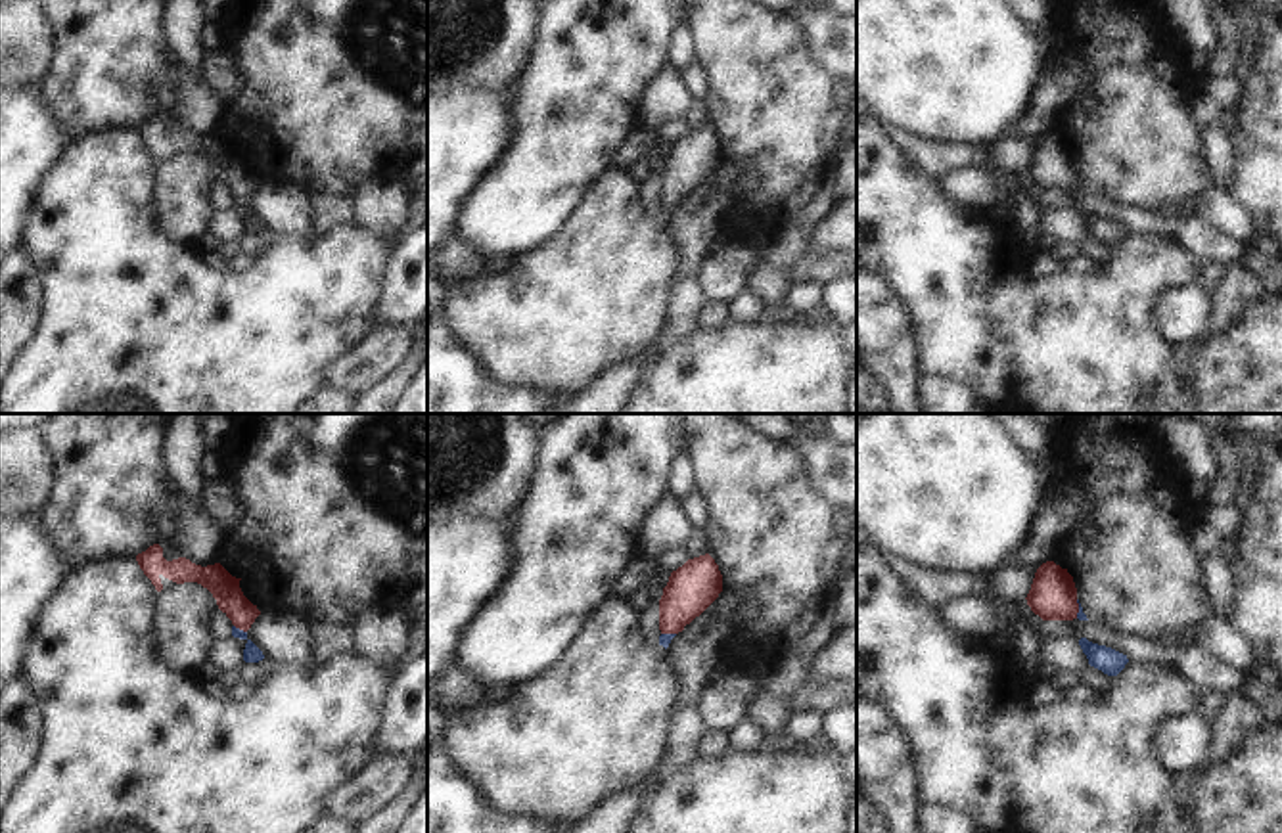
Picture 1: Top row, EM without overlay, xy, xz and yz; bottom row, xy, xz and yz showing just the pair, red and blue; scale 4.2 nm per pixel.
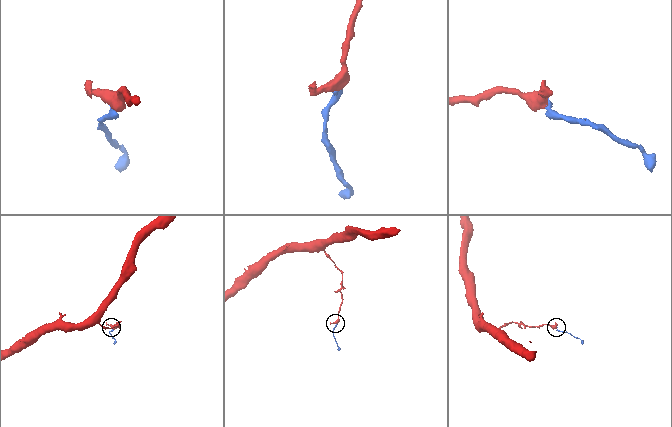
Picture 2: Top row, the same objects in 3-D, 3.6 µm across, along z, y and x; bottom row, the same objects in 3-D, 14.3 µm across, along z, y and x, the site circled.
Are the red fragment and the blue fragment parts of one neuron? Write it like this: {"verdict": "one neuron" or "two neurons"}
{"verdict": "one neuron"}

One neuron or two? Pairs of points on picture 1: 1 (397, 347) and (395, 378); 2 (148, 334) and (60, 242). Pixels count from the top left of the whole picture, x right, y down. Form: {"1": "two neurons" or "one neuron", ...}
{"1": "two neurons", "2": "one neuron"}

